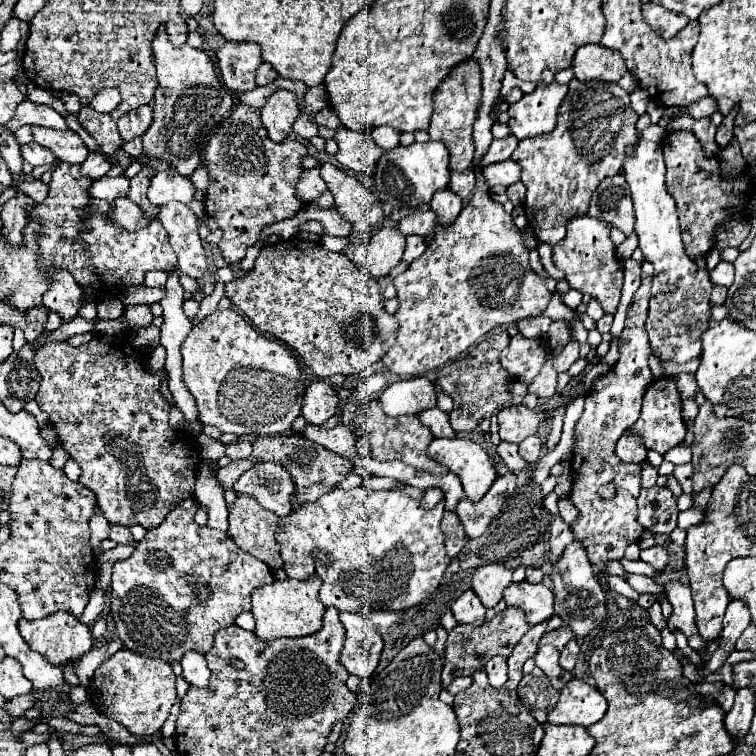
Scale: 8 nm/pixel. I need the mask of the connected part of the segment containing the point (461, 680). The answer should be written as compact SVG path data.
M470 676L458 677L446 688L446 690L452 695L456 695L456 693L466 690L471 684L472 678Z

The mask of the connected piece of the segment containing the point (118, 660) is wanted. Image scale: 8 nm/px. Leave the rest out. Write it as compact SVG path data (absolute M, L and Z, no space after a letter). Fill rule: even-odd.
M118 651L96 669L88 693L100 713L124 725L130 733L152 735L162 729L176 701L176 677L168 663L144 659L132 651Z

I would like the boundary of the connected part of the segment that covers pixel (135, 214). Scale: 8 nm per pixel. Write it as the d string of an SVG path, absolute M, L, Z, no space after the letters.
M126 197L114 199L110 205L110 211L104 217L108 217L112 223L120 225L126 231L138 231L150 223L150 219L144 219L144 213Z

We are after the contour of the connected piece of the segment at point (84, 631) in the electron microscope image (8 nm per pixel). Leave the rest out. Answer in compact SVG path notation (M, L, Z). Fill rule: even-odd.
M56 611L40 621L24 621L20 619L18 623L20 627L20 635L24 637L24 641L38 653L42 653L50 663L56 665L64 665L72 659L78 659L82 653L92 649L92 635L90 629L84 623L78 623L78 619L68 613L68 611Z

